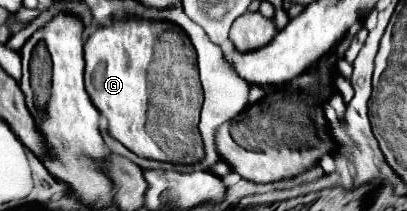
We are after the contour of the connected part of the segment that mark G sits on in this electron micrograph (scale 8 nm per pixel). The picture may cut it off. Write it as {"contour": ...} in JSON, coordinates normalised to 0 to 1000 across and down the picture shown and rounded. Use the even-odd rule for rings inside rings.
{"contour":[[[305,95],[241,133],[206,209],[206,275],[211,275],[206,398],[221,483],[260,559],[265,626],[295,682],[305,682],[334,739],[388,768],[418,768],[408,758],[398,664],[378,664],[378,645],[369,645],[359,616],[359,512],[364,512],[359,341],[369,341],[369,284],[378,256],[383,190],[388,190],[388,104]]]}

